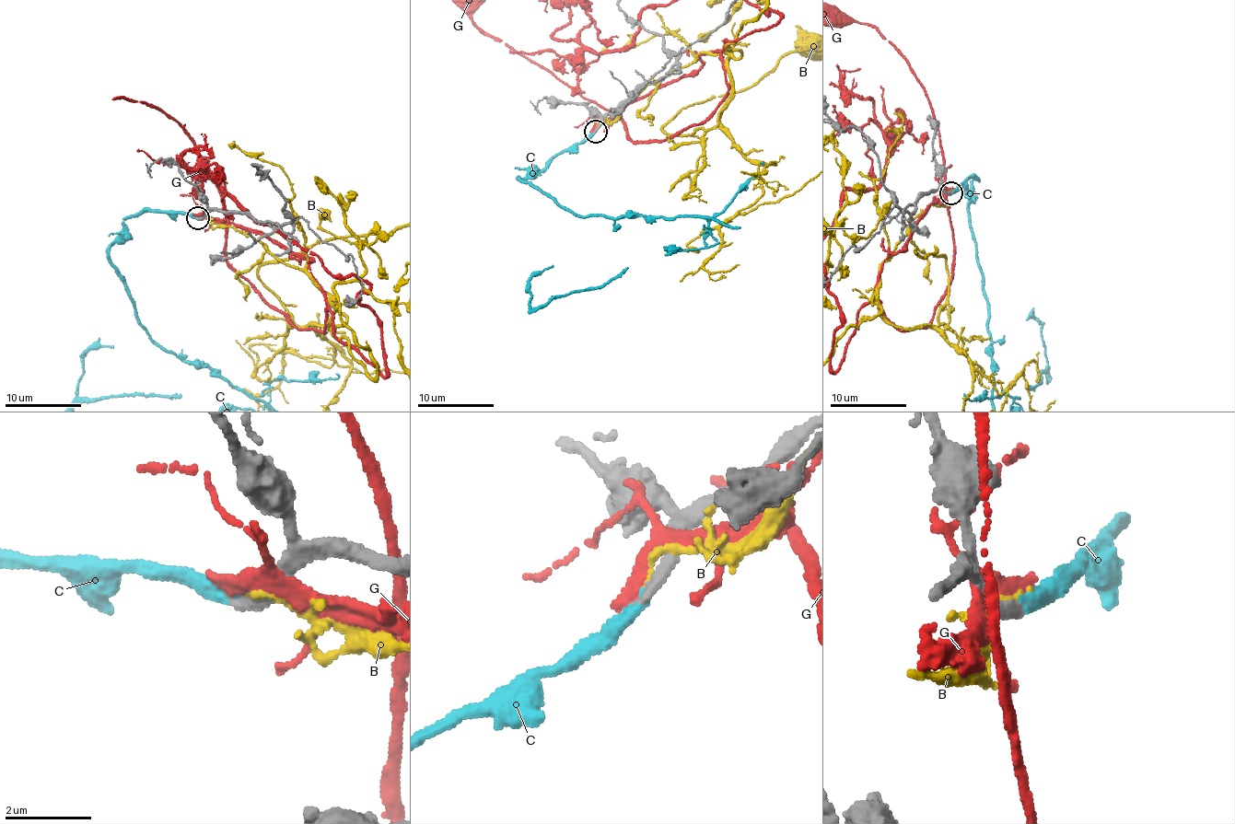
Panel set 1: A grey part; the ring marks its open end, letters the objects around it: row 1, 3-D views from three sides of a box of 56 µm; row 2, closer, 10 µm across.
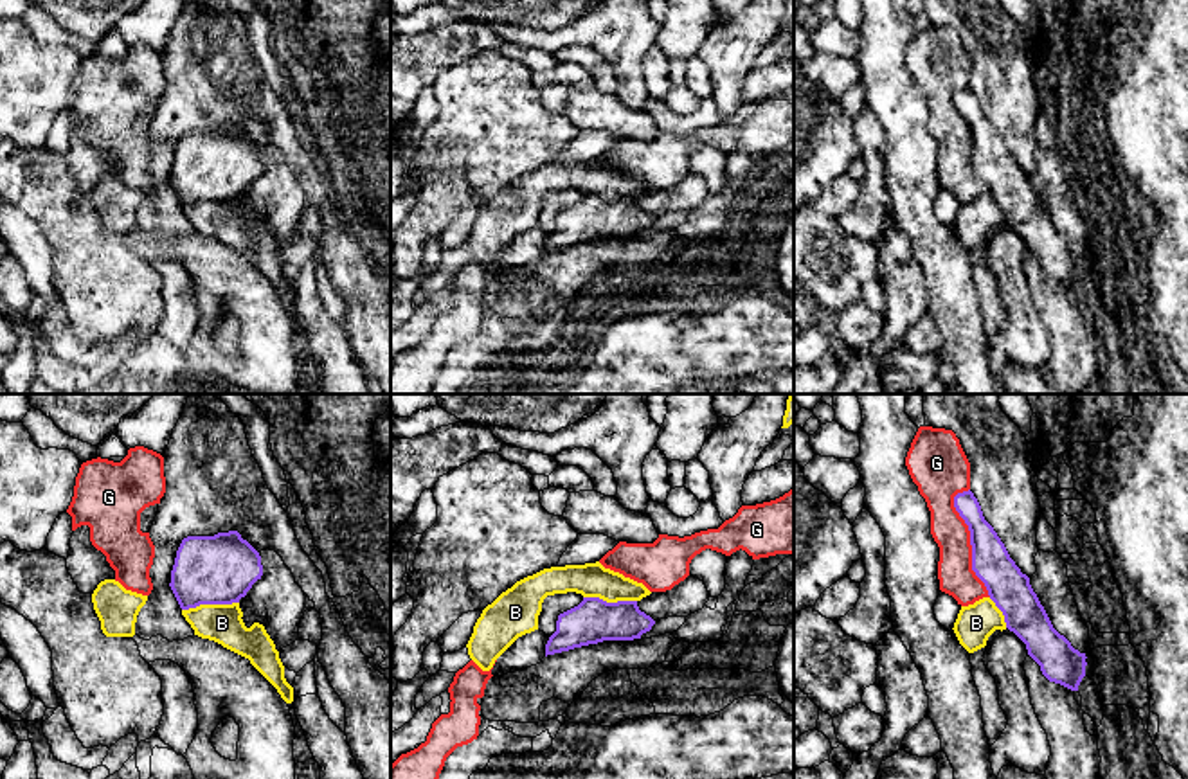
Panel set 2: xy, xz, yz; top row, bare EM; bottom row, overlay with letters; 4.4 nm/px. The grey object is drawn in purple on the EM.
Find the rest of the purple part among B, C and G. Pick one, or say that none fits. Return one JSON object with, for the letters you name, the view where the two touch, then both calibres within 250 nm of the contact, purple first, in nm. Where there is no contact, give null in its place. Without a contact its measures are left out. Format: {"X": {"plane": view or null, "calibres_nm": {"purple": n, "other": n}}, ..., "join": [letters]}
{"C": {"plane": null}, "join": ["C"]}

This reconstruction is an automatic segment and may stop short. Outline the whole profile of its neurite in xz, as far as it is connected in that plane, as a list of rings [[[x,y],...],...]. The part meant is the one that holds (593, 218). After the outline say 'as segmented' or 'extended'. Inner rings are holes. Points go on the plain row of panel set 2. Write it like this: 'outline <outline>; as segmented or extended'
outline [[[583,198],[560,210],[556,228],[545,241],[545,254],[603,237],[634,237],[650,228],[655,218],[639,207],[637,198]]]; as segmented

